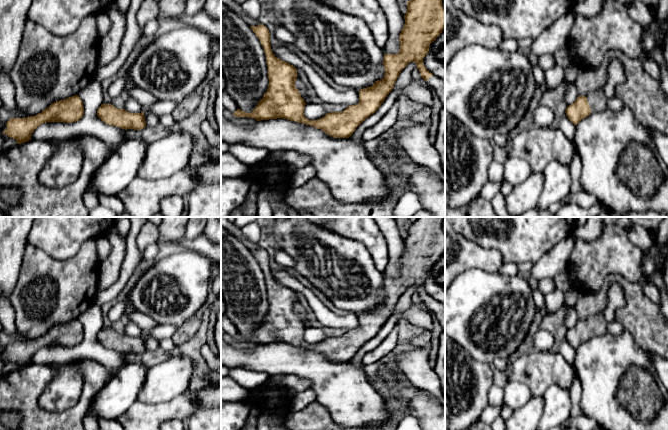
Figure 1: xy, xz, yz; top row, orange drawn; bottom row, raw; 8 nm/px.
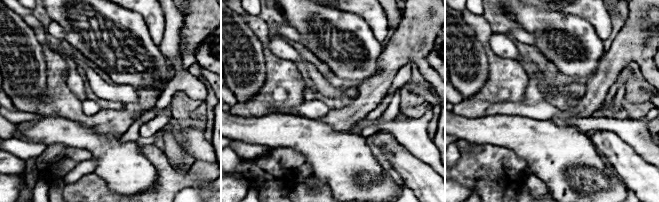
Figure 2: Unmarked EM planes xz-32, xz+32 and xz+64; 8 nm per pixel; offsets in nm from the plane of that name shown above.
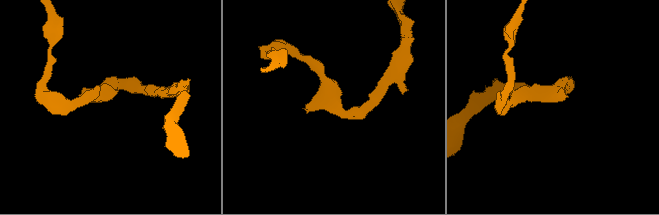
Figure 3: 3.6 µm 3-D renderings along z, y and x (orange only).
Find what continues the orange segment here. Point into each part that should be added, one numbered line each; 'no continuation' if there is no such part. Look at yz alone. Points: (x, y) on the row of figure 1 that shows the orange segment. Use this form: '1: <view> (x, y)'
1: yz (597, 100)

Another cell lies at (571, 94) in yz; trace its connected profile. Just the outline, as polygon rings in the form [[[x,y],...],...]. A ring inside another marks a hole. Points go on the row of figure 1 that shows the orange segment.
[[[569,82],[565,90],[565,103],[567,106],[574,103],[578,96],[574,82]]]

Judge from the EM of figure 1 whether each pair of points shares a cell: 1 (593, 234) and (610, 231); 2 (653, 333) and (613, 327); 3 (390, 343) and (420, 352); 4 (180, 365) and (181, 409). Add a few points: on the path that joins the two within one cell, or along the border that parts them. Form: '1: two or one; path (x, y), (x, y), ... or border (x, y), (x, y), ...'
1: two; border (604, 227), (594, 240), (578, 239)
2: two; border (616, 320), (626, 329)
3: two; border (393, 349), (388, 353)
4: two; border (184, 392), (170, 400), (159, 403)

